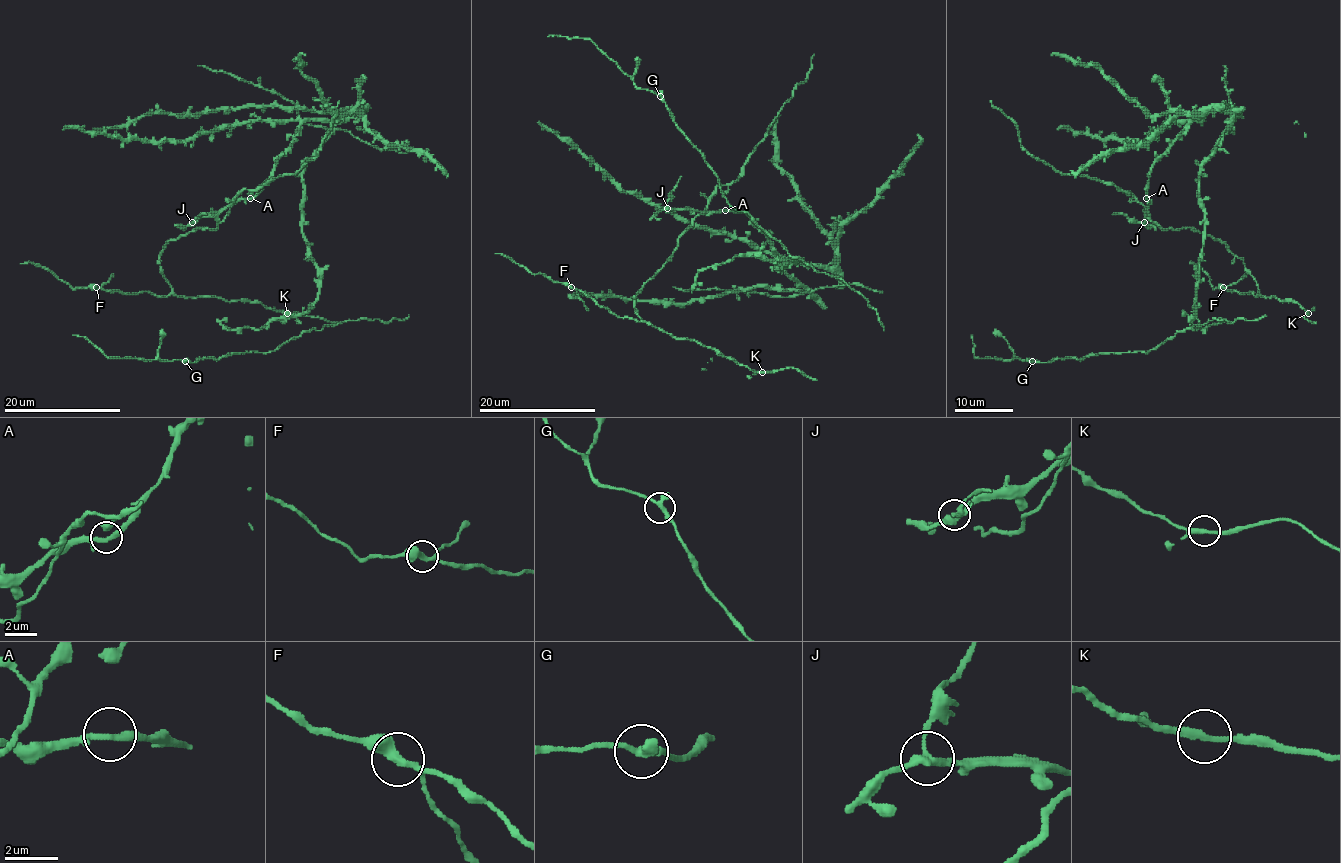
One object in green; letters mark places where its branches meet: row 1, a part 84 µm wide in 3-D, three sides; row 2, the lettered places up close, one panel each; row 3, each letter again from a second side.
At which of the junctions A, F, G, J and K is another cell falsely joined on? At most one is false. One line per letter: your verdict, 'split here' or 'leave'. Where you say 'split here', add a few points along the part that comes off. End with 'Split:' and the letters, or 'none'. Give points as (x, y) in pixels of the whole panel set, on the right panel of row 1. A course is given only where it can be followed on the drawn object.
A: leave
F: leave
G: leave
J: split here; course (1144, 223), (1130, 220), (1124, 214), (1112, 214)
K: leave
Split: J

